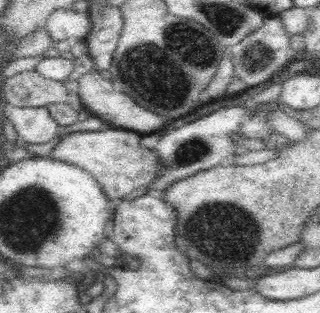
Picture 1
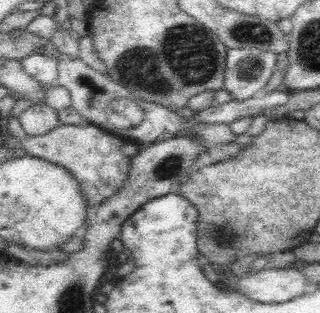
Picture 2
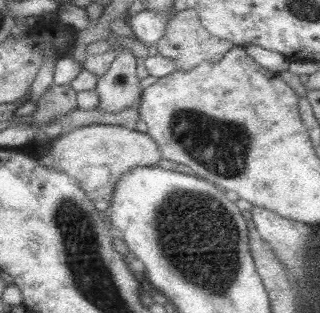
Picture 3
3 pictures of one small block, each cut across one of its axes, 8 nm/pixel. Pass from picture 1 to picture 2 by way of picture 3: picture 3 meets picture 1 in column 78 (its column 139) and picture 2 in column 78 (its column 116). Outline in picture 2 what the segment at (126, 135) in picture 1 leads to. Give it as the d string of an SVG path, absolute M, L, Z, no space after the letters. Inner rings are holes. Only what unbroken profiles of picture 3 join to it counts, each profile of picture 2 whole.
M60 124L42 136L26 136L22 146L28 156L36 156L40 160L48 160L56 166L68 170L68 174L78 182L80 192L84 196L86 206L102 204L106 198L116 194L130 172L132 158L128 158L122 148L124 140L112 132L106 132L100 126L74 126L74 124Z

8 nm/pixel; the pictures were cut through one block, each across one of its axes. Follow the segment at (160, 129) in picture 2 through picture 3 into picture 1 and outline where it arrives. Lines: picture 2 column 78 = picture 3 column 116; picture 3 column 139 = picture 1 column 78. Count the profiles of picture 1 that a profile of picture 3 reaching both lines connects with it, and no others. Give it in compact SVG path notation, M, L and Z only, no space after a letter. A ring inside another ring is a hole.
M94 68L88 76L80 78L78 84L80 84L78 96L80 96L82 104L84 104L84 108L86 108L86 110L92 110L94 116L106 120L106 122L112 124L112 126L120 126L120 128L124 128L124 130L132 130L132 132L138 132L138 134L142 134L142 136L148 136L148 134L156 134L156 130L162 128L162 126L168 122L168 118L158 116L158 114L142 108L140 104L136 104L136 100L132 100L128 94L116 92L116 86L114 86L112 82L108 82L106 78L102 78L96 68Z

